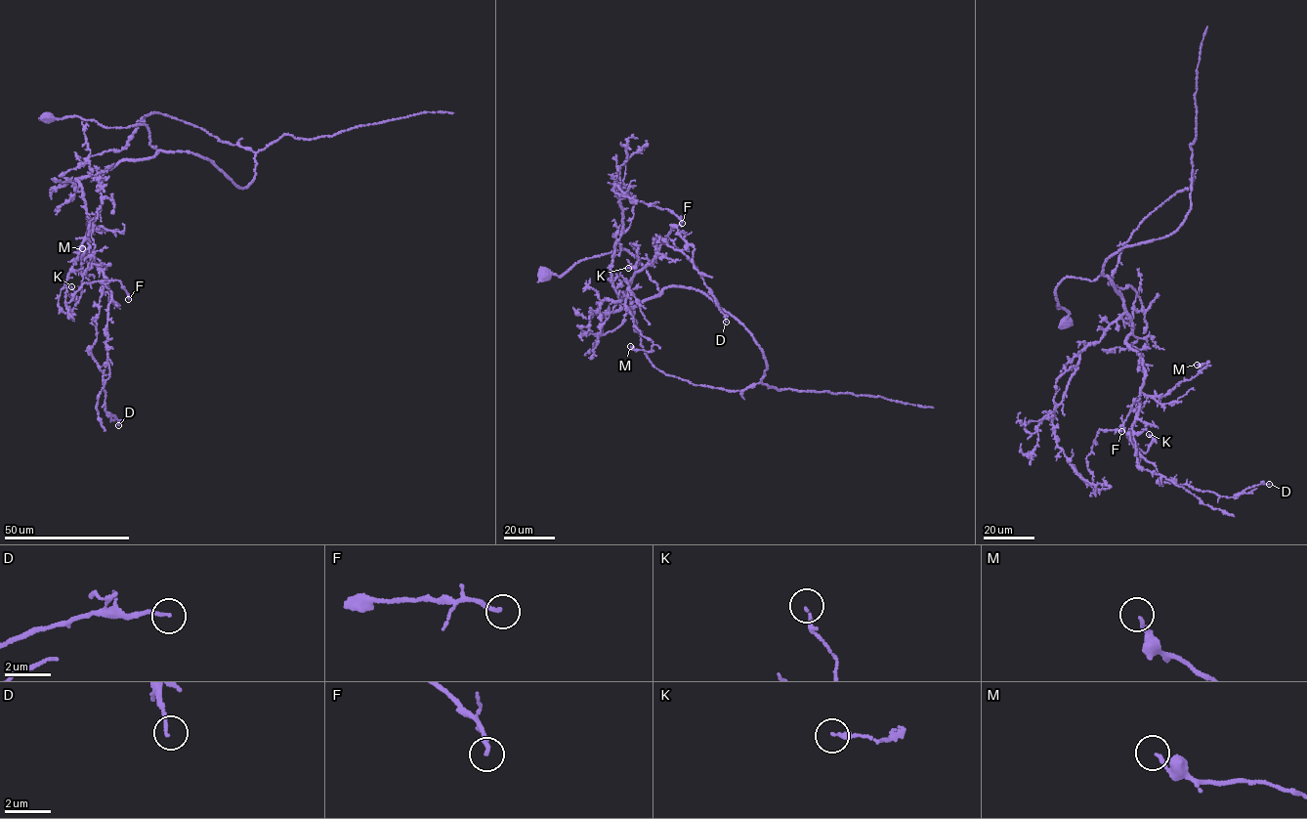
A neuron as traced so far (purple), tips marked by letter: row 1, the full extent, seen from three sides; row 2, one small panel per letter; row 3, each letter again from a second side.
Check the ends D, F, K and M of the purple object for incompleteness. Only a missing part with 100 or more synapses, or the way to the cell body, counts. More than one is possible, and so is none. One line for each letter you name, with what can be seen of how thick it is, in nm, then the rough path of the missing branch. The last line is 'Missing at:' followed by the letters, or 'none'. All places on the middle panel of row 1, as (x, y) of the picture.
Missing at: none

